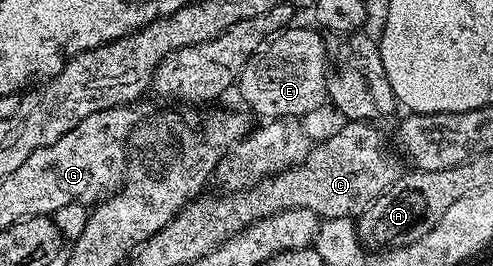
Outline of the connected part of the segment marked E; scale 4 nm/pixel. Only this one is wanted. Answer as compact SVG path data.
M290 26L284 32L278 32L262 51L249 59L247 66L243 66L239 89L245 99L244 107L250 113L265 116L261 118L293 118L289 116L305 116L326 103L327 44L325 48L320 31L297 27Z

